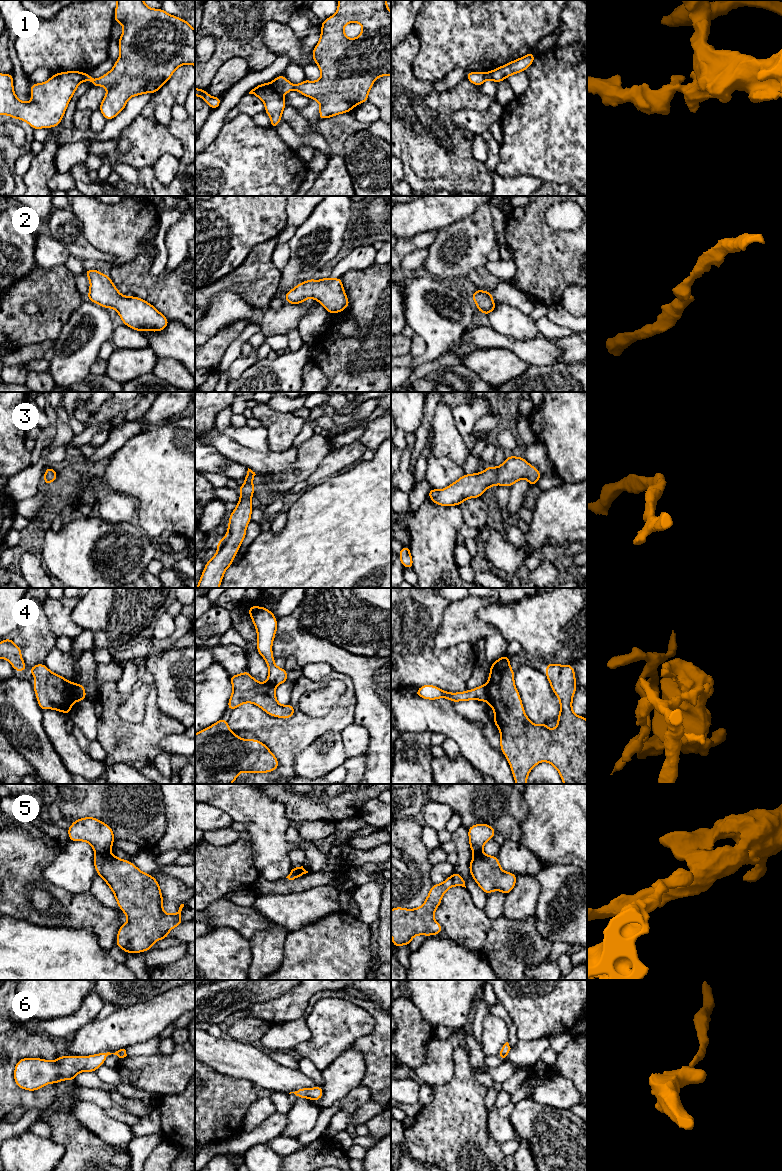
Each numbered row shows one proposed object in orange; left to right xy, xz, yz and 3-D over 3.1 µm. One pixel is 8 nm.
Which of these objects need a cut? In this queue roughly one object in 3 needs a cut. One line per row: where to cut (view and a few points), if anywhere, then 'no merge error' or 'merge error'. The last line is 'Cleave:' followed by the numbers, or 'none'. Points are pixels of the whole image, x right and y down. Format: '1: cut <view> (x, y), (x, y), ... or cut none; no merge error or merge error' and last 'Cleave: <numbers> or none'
1: cut xz (271, 85), (282, 95); merge error
2: cut none; no merge error
3: cut none; no merge error
4: cut xy (76, 684), (75, 700); merge error
5: cut xy (108, 851), (96, 853); merge error
6: cut none; no merge error
Cleave: 1, 4, 5

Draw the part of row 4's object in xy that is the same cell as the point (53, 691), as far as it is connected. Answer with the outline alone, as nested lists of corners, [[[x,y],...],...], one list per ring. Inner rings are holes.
[[[45,664],[32,666],[30,673],[36,678],[33,688],[42,711],[55,709],[69,715],[76,701],[76,684],[52,673]]]

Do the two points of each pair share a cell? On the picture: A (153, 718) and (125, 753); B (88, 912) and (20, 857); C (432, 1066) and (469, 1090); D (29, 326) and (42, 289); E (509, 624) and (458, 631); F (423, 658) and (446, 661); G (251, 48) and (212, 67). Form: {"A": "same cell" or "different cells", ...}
{"A": "same cell", "B": "same cell", "C": "different cells", "D": "same cell", "E": "different cells", "F": "same cell", "G": "same cell"}

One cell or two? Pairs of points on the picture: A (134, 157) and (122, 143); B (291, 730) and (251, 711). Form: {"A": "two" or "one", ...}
{"A": "two", "B": "one"}

